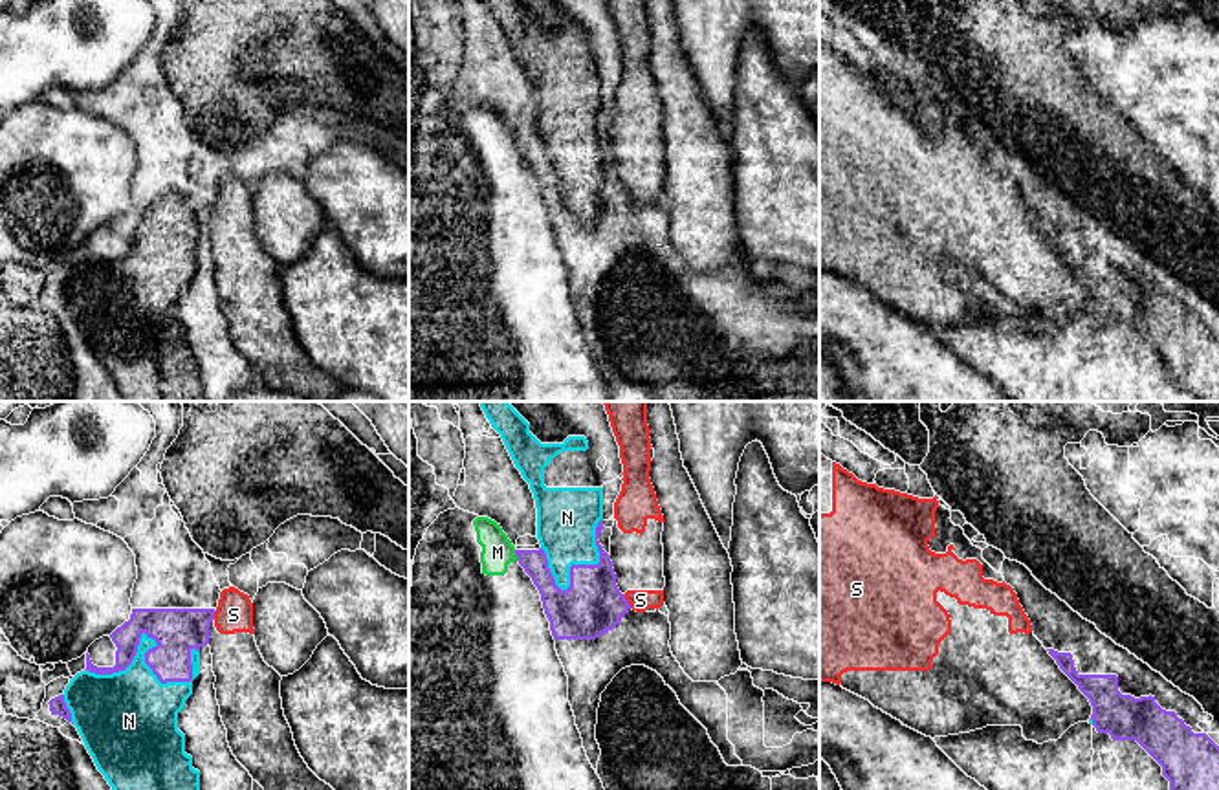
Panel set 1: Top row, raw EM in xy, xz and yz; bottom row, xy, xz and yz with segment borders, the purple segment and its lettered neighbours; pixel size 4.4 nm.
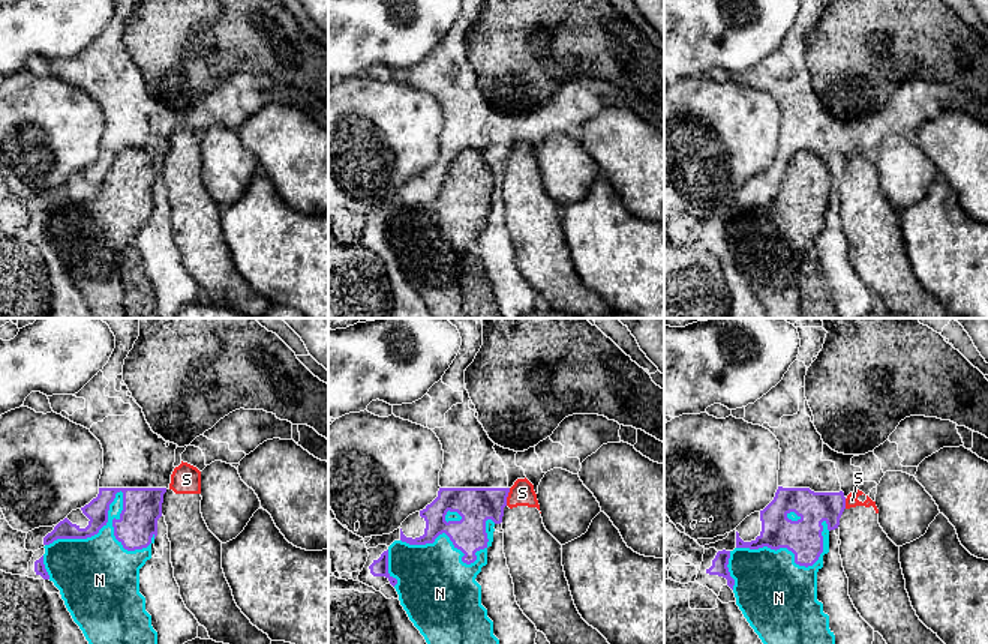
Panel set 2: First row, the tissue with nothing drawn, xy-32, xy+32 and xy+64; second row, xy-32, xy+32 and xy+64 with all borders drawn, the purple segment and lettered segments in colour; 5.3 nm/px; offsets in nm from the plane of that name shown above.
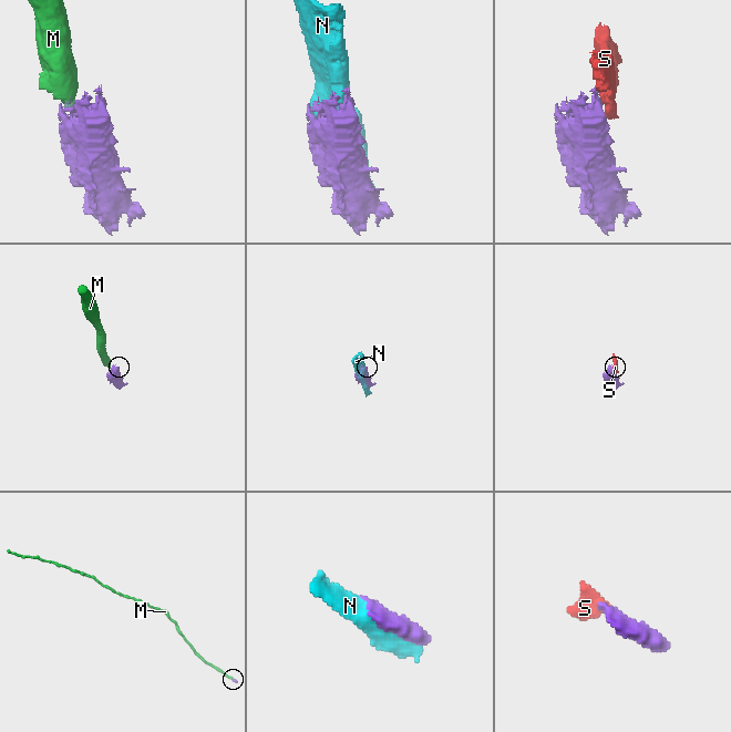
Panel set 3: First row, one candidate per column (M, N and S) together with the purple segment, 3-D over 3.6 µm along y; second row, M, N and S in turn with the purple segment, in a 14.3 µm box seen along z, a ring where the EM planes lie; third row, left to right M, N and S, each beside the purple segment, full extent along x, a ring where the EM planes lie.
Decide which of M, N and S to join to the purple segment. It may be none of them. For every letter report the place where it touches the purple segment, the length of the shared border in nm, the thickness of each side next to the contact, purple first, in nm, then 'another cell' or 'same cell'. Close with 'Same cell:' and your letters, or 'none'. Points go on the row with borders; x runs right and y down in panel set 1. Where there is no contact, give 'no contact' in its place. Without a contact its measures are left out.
M: contact xz (516, 554); length 50 nm; calibres 110 and 140 nm; another cell
N: contact xy (149, 649); length 500 nm; calibres 200 and 300 nm; same cell
S: contact xz (627, 602); length 80 nm; calibres 260 and 100 nm; another cell
Same cell: N

